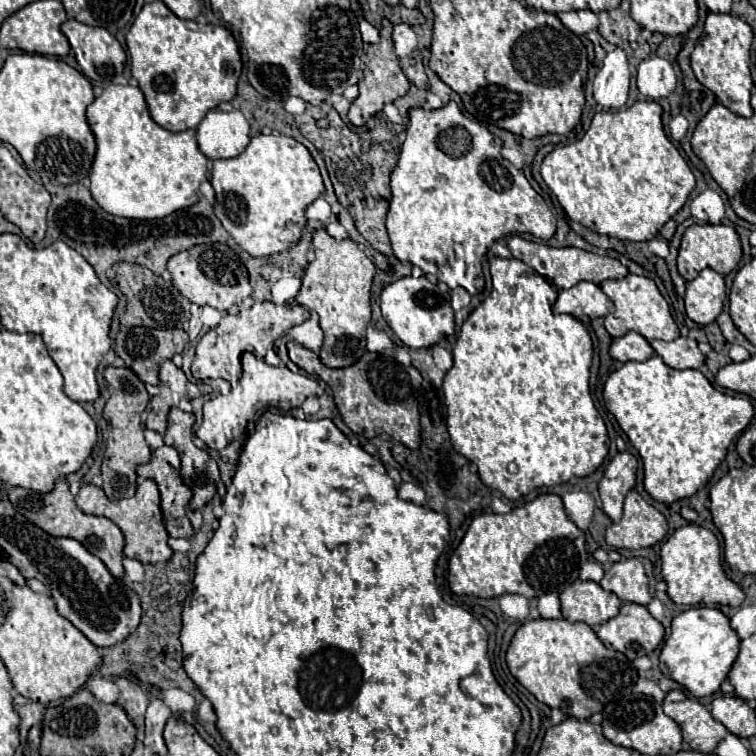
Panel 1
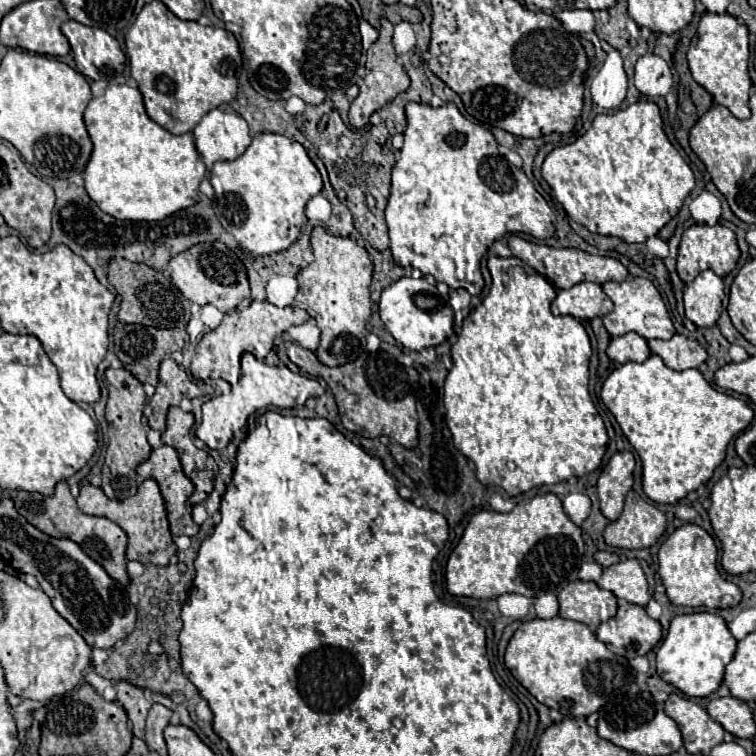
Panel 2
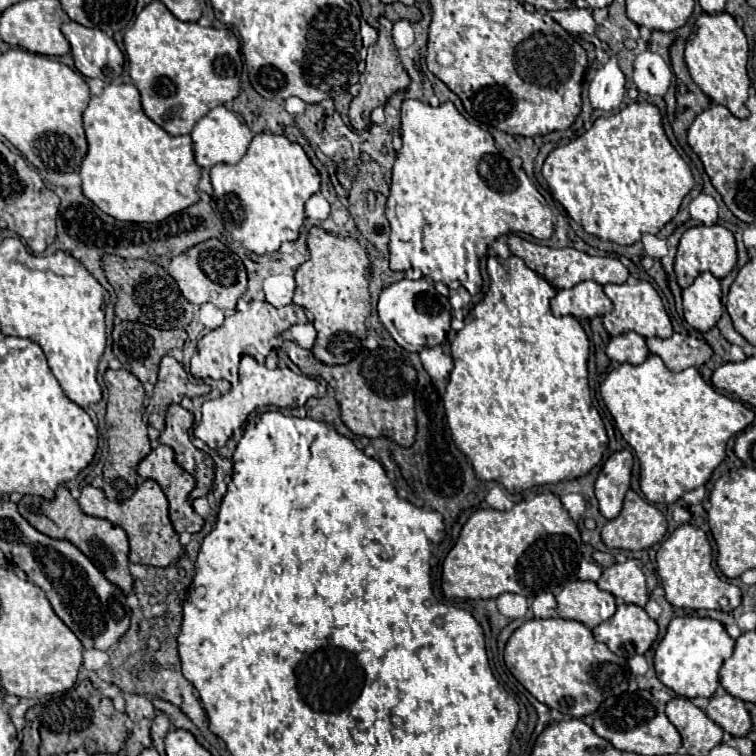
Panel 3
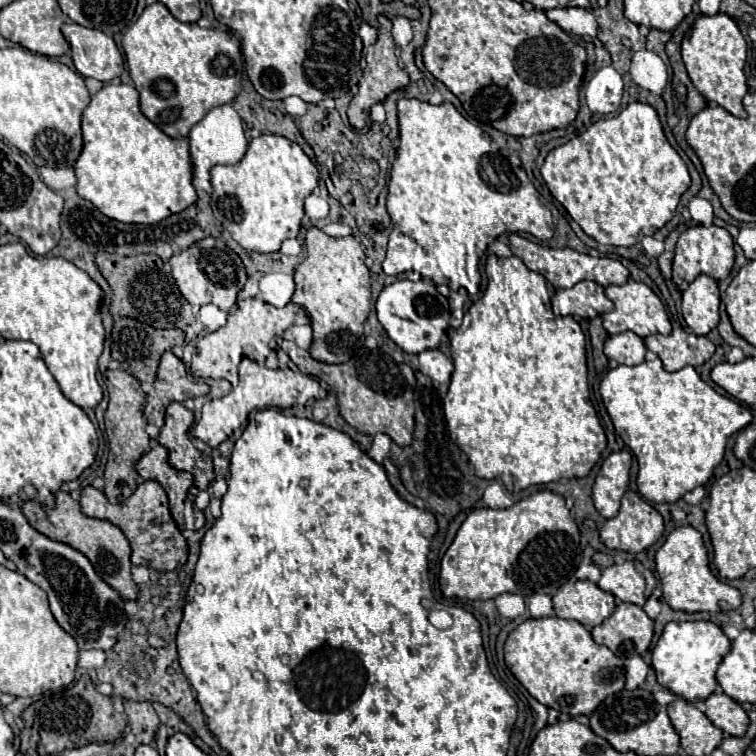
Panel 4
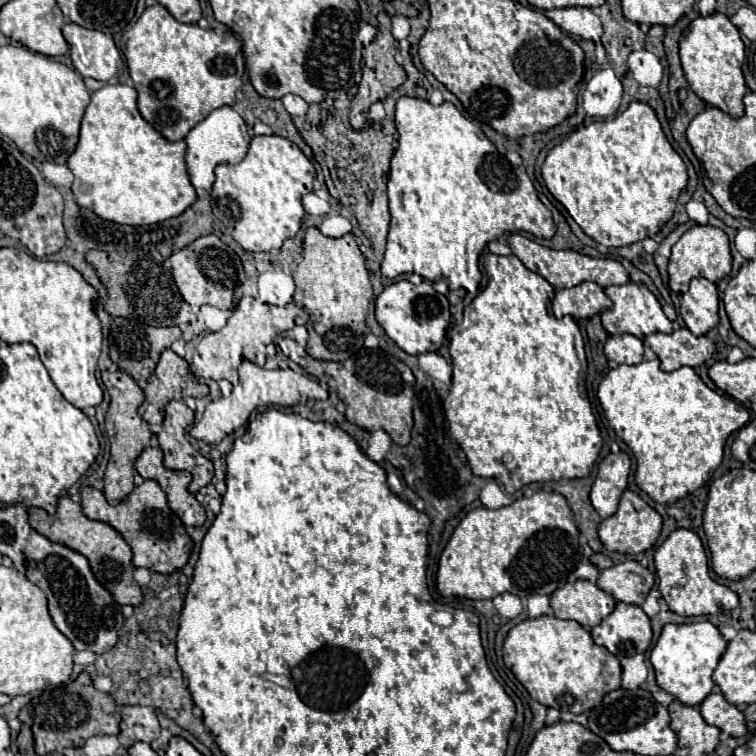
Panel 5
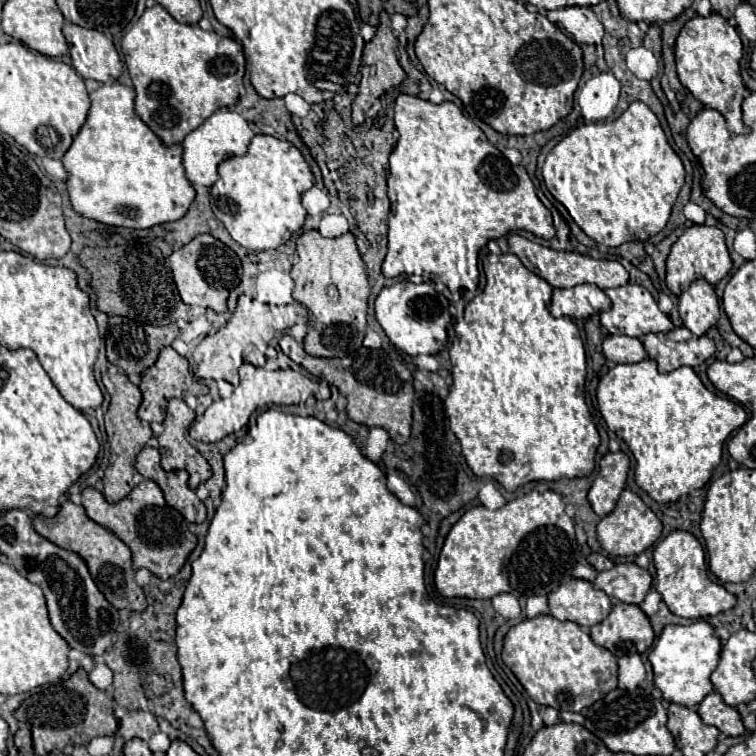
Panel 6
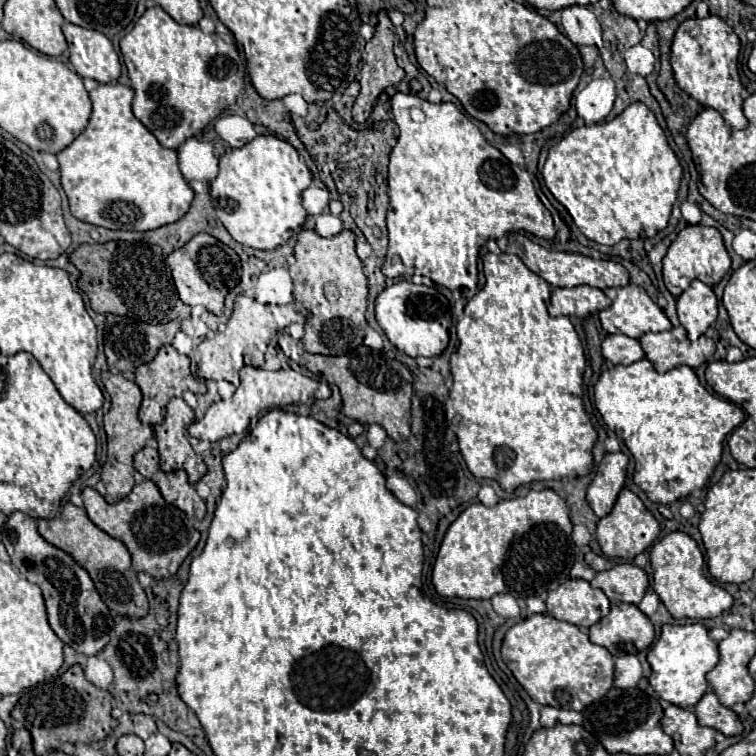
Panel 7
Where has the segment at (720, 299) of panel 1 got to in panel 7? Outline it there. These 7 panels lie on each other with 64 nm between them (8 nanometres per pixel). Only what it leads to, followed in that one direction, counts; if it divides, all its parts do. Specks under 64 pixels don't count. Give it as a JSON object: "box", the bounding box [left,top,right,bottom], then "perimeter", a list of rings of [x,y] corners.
{"box":[678,280,718,338],"perimeter":[[[694,280],[678,298],[678,320],[688,330],[688,338],[700,338],[718,318],[718,300],[712,288]]]}

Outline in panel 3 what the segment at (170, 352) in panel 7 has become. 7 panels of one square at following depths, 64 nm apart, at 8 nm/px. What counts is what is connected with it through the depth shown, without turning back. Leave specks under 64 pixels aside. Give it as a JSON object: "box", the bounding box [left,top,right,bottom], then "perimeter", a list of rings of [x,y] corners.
{"box":[146,356,190,432],"perimeter":[[[164,356],[160,362],[156,390],[153,391],[146,408],[149,424],[162,432],[165,428],[164,418],[168,406],[172,402],[178,404],[190,392],[188,386],[190,386],[190,380],[188,380],[182,364],[172,356]]]}

